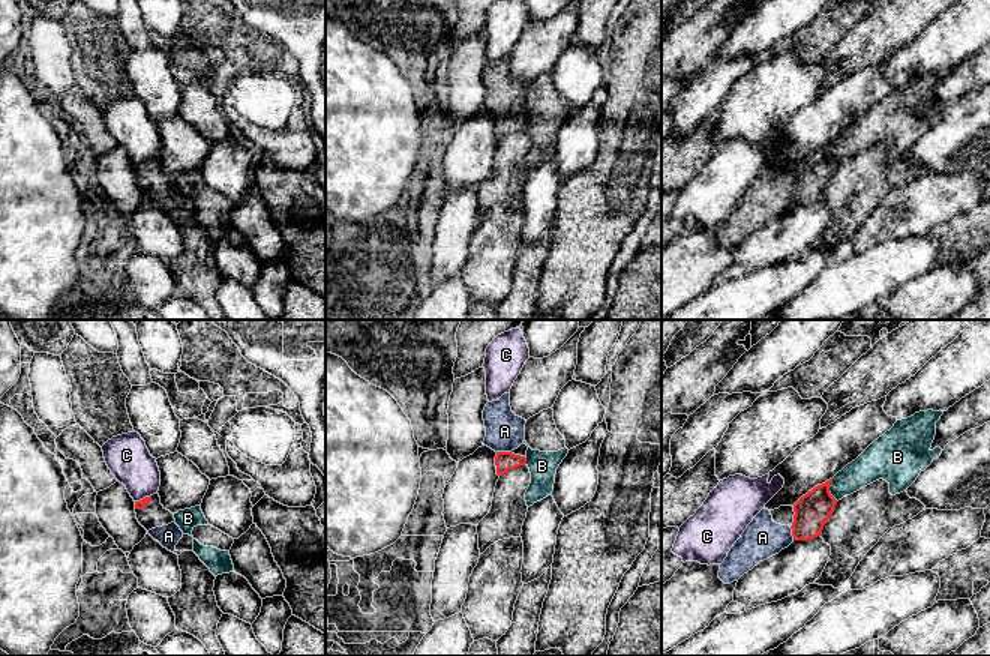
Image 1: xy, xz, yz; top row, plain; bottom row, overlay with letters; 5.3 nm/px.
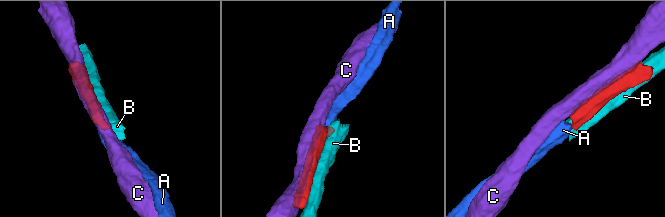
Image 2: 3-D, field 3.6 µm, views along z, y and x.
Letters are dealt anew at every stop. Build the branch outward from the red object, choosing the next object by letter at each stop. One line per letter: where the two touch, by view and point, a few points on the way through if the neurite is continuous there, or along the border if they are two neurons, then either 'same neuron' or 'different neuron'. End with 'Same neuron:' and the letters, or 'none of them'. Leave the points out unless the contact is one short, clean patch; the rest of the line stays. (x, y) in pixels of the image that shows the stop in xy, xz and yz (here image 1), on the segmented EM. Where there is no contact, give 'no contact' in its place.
A: meets red in xz at (504, 452); same neuron
B: meets red in yz at (828, 490); different neuron
C: meets red in xy at (143, 499); different neuron
Same neuron: A

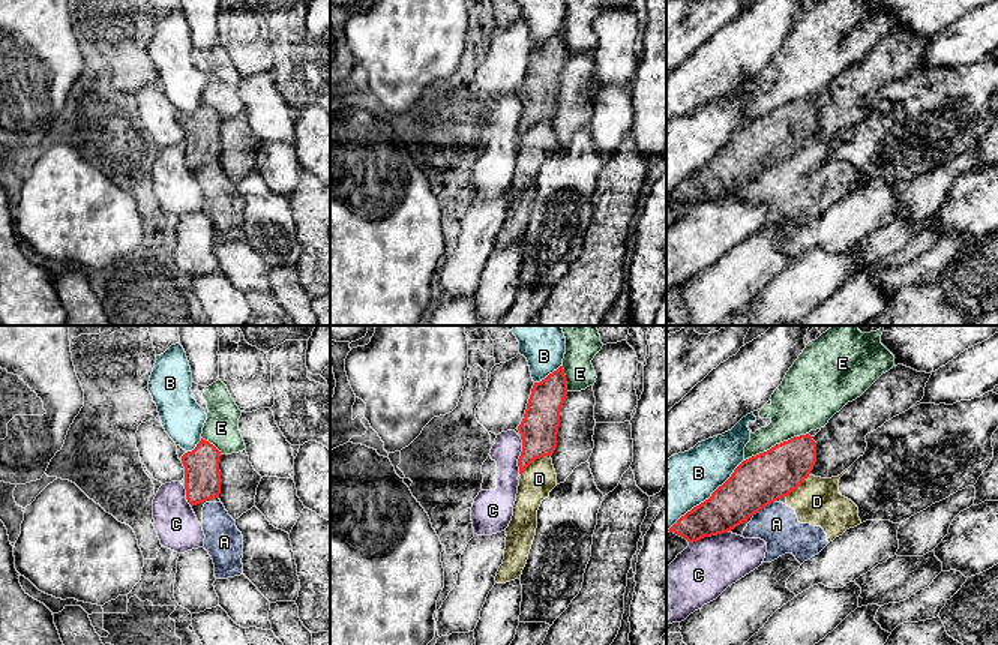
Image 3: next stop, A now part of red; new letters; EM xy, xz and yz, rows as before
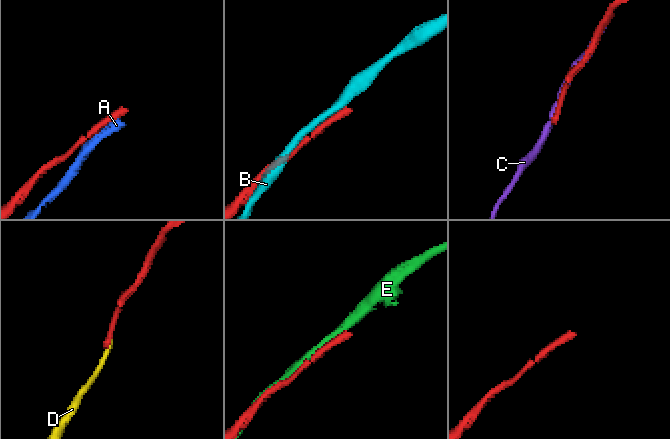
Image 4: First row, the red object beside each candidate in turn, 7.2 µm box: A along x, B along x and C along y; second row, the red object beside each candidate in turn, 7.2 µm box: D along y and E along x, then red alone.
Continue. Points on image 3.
A: meets red in yz at (763, 507); different neuron
B: meets red in yz at (709, 498); different neuron
C: meets red in yz at (709, 536); different neuron
D: meets red in xz at (535, 459); border along xz (550, 455), (536, 458), (521, 474); different neuron
E: meets red in yz at (776, 444); different neuron
Same neuron: none of them

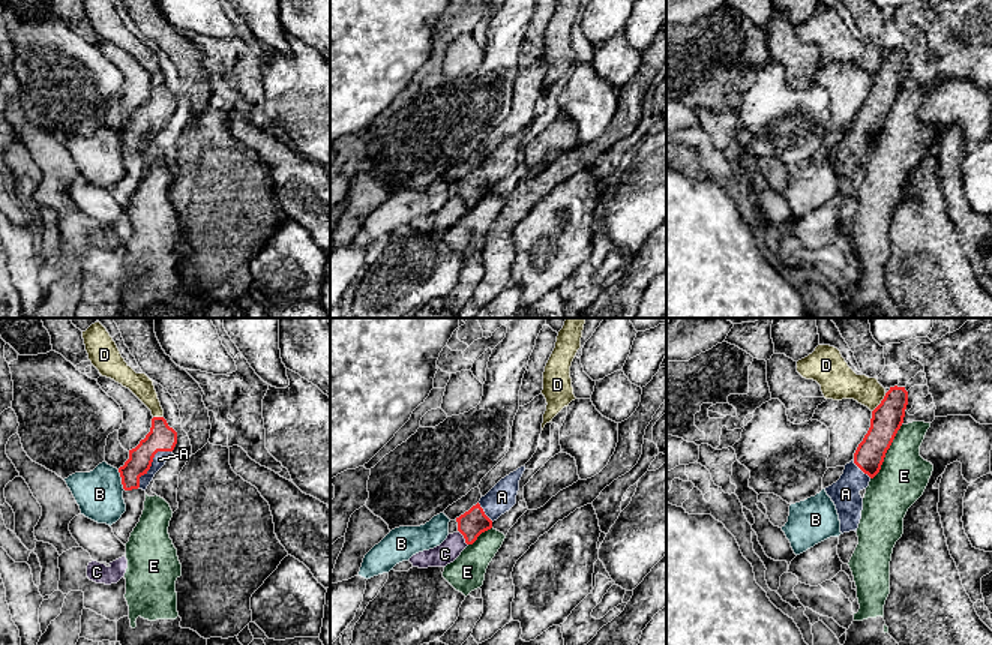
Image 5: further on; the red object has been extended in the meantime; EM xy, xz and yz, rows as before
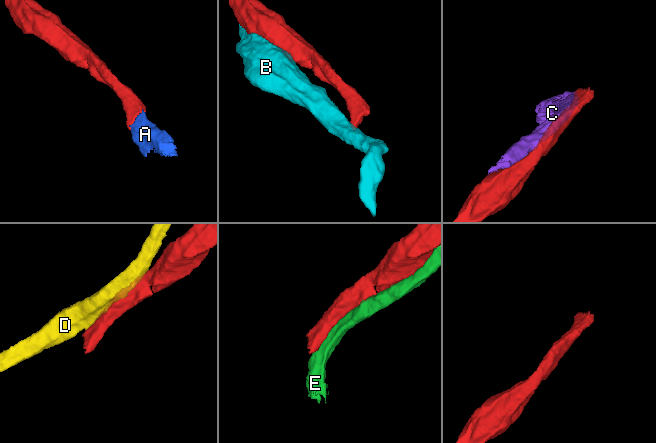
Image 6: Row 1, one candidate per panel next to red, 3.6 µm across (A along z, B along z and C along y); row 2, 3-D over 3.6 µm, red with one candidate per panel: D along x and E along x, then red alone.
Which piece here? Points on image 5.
A: meets red in xy at (152, 461); runs through xy (161, 438), (152, 452), (152, 461), (159, 459); same neuron
B: meets red in xy at (122, 480); different neuron
C: meets red in xz at (464, 537); different neuron
D: meets red in yz at (881, 402); different neuron
E: meets red in yz at (886, 452); different neuron
Same neuron: A

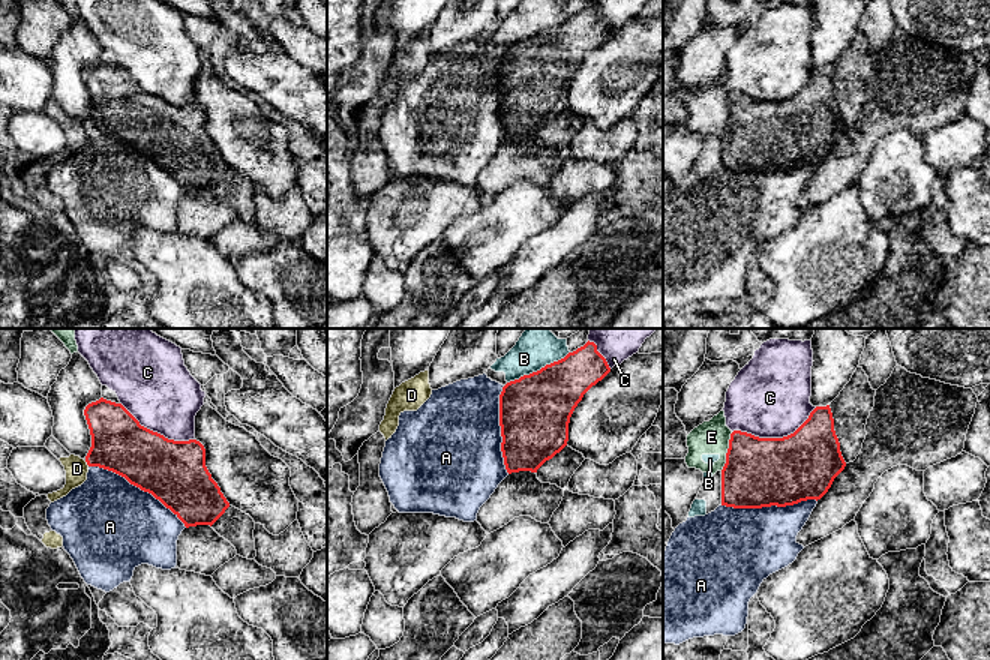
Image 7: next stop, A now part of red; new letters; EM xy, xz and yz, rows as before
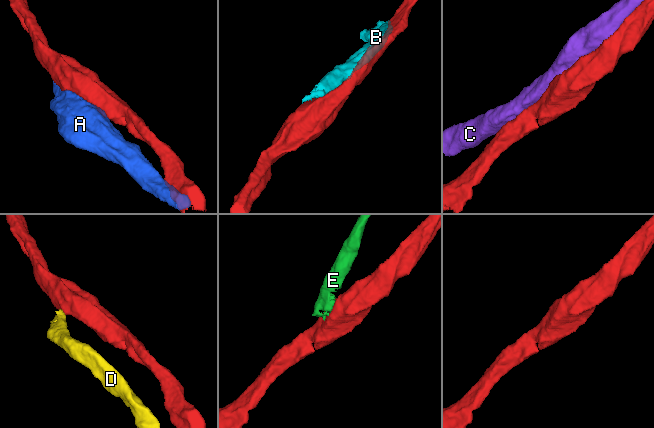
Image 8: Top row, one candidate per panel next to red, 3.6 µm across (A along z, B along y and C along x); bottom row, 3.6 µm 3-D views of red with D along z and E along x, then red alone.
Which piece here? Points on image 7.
A: meets red in xy at (138, 486); different neuron
B: meets red in xz at (537, 371); different neuron
C: meets red in yz at (774, 438); different neuron
D: meets red in xy at (87, 464); border along xy (84, 461), (89, 465); different neuron
E: meets red in yz at (728, 452); border along yz (732, 432), (728, 441), (726, 462), (720, 470); different neuron
Same neuron: none of them

